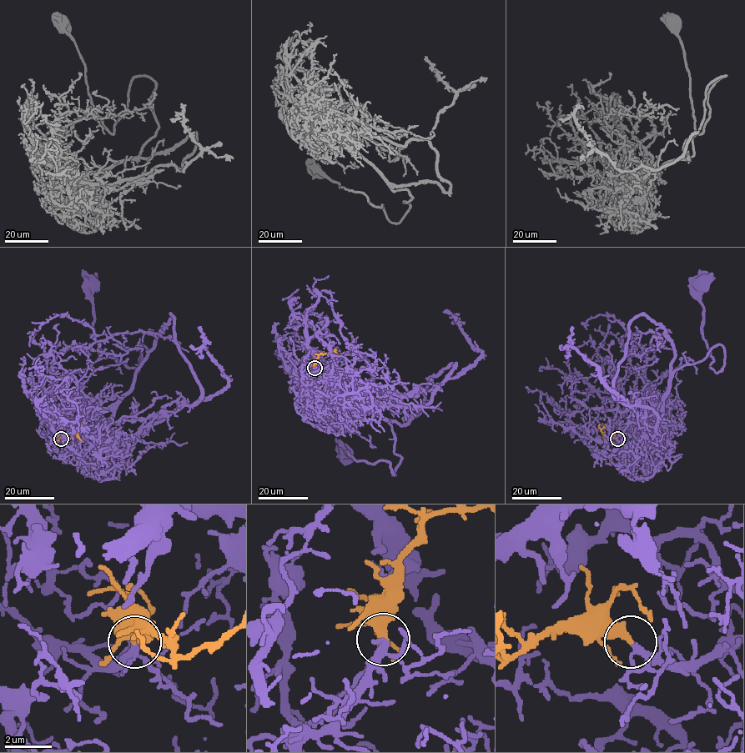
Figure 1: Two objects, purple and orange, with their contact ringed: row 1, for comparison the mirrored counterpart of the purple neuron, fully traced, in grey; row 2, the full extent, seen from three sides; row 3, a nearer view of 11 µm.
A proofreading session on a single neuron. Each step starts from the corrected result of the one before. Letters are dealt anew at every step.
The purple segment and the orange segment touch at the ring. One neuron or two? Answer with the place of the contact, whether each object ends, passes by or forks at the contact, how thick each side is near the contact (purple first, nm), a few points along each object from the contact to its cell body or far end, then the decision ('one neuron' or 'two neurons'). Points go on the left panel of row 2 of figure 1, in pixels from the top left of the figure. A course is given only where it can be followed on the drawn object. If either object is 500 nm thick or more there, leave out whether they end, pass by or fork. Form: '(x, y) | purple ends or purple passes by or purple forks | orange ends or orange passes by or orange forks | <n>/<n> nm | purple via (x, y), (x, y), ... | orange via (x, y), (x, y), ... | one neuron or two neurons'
(61, 439) | purple forks | orange ends | 200/440 nm | purple via (60, 439), (52, 434), (119, 400), (148, 356), (143, 344), (137, 373), (101, 349), (93, 327), (93, 287) | orange via (60, 439), (69, 439), (84, 424) | one neuron

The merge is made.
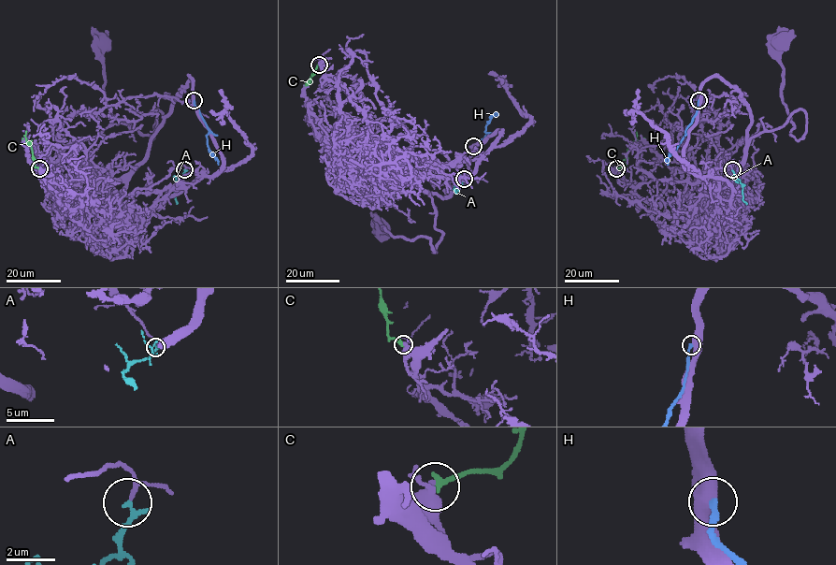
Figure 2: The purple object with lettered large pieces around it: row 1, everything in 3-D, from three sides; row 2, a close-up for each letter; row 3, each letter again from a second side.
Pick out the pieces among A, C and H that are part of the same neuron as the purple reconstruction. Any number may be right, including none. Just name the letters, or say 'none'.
none

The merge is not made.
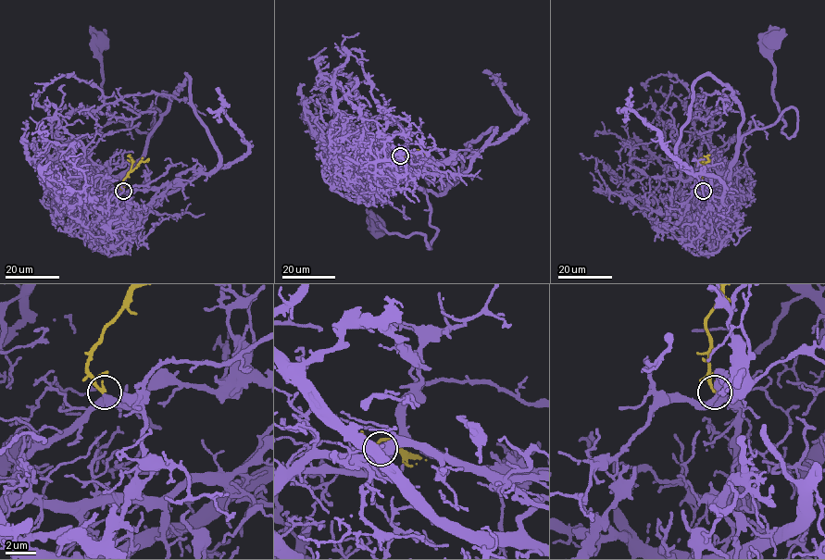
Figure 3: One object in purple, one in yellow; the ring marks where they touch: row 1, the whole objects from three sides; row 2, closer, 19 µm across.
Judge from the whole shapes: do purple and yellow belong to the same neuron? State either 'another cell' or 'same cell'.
same cell

